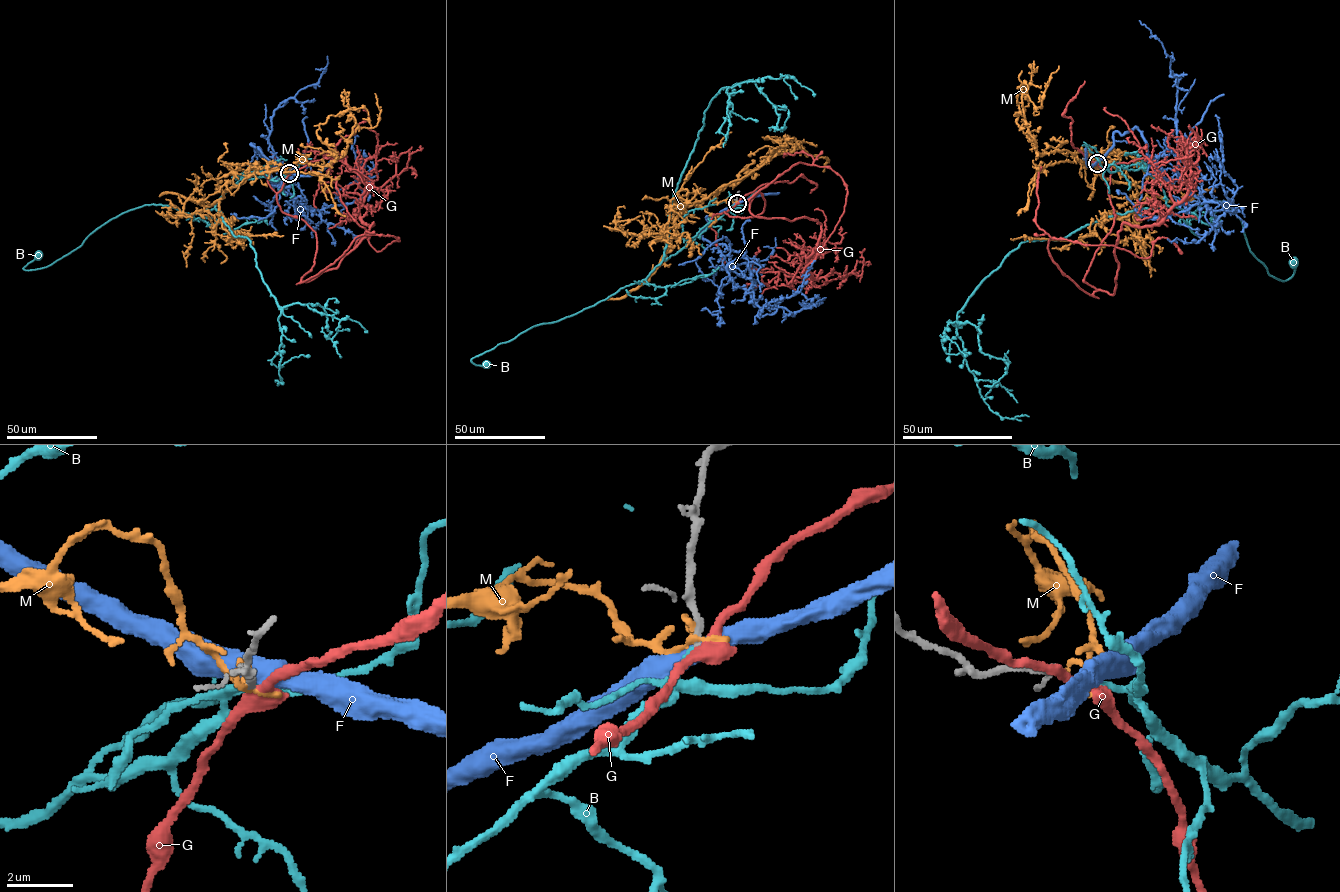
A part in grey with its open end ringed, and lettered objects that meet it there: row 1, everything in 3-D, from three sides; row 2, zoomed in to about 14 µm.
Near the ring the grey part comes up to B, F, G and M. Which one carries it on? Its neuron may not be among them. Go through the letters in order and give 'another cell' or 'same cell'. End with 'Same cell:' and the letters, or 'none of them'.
B: same cell
F: another cell
G: another cell
M: another cell
Same cell: B

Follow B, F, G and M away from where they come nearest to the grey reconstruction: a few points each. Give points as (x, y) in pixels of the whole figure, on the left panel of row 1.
B: (289, 173), (243, 177), (196, 214), (130, 209), (50, 265), (25, 270), (38, 254)
F: (289, 173), (251, 144), (290, 177), (279, 187), (301, 204), (342, 204), (337, 192), (360, 173), (358, 136)
G: (289, 173), (276, 200), (315, 232), (308, 281), (373, 223), (359, 173), (332, 157), (318, 176), (298, 148)
M: (289, 173), (282, 165), (259, 169), (227, 189), (218, 200), (223, 228), (234, 238), (283, 235)

